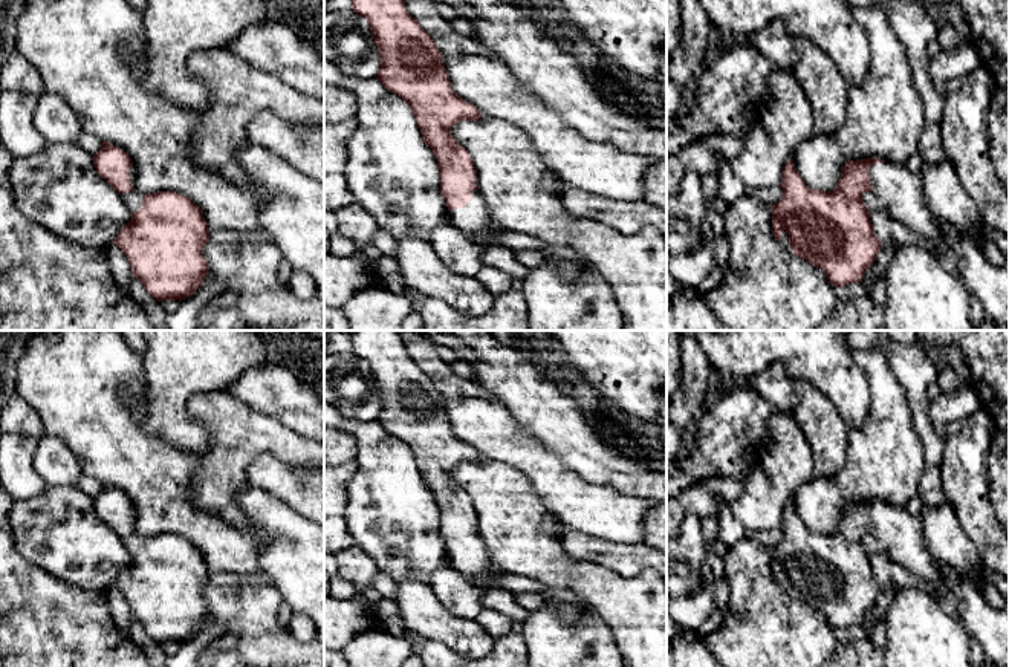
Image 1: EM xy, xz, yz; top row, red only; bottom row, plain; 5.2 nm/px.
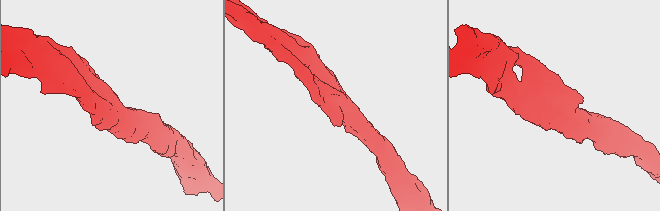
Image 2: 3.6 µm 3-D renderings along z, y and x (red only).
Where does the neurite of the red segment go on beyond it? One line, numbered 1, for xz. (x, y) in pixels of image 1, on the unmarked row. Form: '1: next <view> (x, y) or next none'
1: next xz (473, 563)

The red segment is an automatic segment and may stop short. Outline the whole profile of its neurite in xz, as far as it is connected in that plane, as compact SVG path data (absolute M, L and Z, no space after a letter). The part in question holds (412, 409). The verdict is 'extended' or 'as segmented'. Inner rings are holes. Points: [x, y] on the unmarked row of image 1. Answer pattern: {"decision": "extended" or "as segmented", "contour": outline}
{"decision": "extended", "contour": "M353 330L350 340L353 353L370 366L381 398L376 421L411 450L423 485L437 502L453 568L471 583L498 575L479 535L471 497L451 477L457 465L483 460L480 453L453 433L442 395L410 358L397 330Z"}

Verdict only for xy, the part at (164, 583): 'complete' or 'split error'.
split error

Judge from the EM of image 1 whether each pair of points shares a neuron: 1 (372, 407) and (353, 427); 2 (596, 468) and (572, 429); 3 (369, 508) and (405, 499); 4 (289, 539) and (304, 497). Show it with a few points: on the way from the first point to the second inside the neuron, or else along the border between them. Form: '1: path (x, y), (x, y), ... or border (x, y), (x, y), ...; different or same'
1: border (340, 412), (349, 418), (375, 421); different
2: path (593, 459), (572, 438); same
3: path (378, 508), (396, 508); same
4: border (269, 493), (285, 501), (308, 520); different

